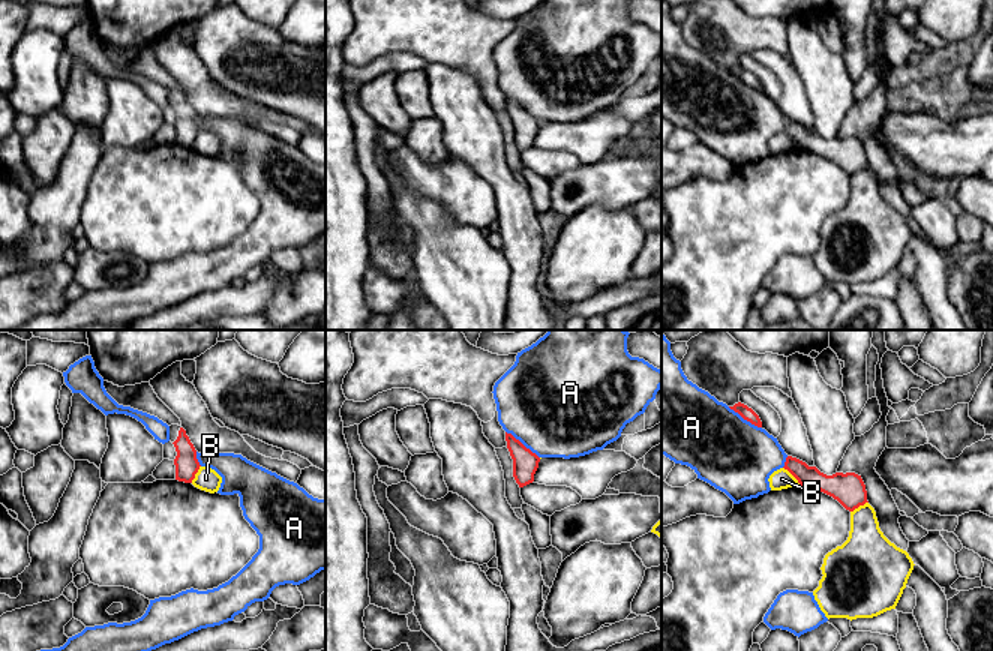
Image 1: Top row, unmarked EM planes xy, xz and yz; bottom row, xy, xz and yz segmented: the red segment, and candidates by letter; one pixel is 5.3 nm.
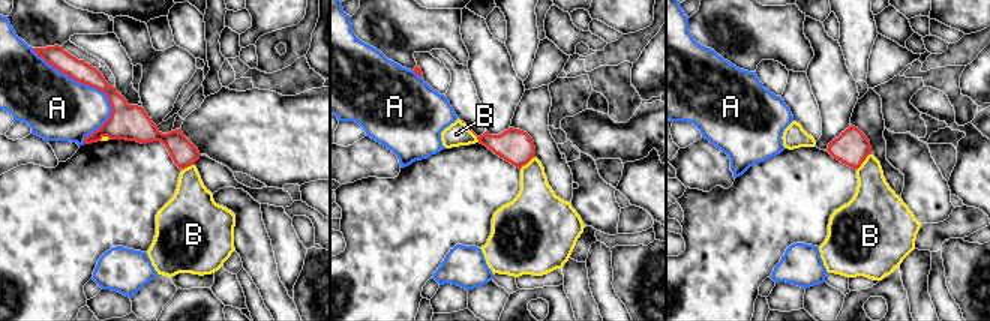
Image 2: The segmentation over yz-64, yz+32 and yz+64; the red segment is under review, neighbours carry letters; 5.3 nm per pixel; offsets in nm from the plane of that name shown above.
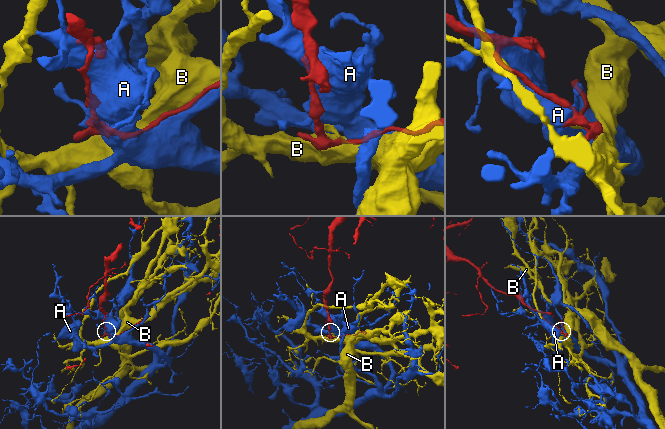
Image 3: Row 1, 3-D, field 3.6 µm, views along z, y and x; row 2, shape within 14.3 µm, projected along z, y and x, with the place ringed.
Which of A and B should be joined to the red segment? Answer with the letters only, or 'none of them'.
none of them

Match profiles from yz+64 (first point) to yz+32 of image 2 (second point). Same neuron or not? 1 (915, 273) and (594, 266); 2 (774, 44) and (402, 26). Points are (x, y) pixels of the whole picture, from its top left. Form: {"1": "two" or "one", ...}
{"1": "two", "2": "one"}

